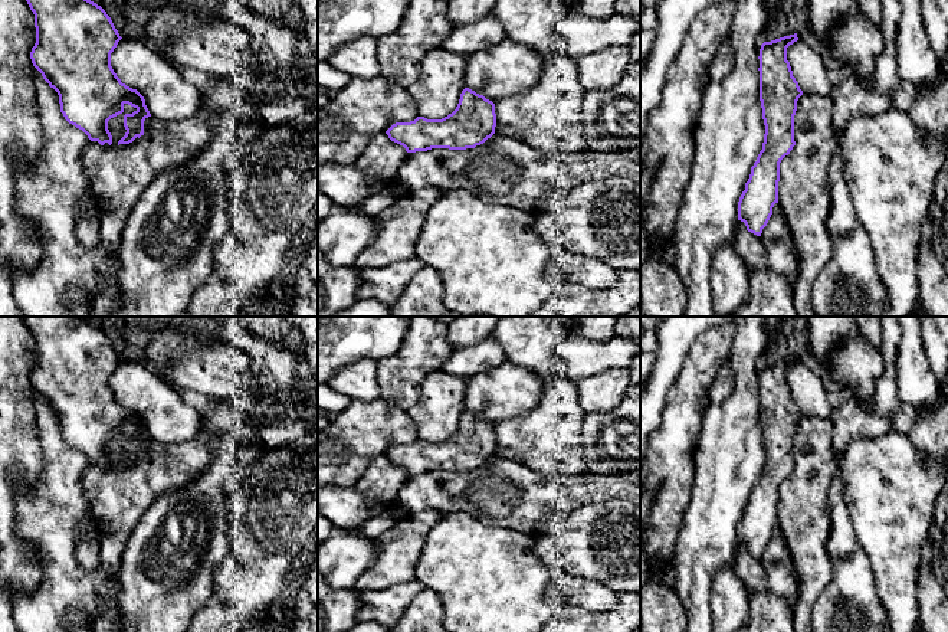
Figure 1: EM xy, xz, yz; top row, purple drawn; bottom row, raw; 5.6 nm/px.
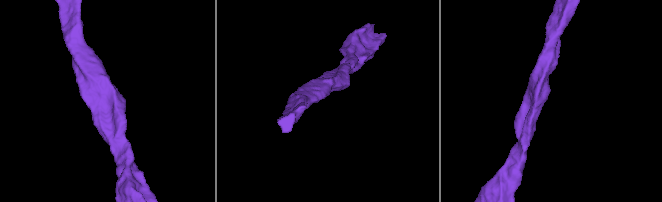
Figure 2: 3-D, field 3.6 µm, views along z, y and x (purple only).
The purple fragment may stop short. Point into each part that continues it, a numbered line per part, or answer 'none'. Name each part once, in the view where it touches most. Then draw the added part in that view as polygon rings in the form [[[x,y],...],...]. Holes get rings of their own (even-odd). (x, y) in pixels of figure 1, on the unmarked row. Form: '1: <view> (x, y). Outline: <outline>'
none

